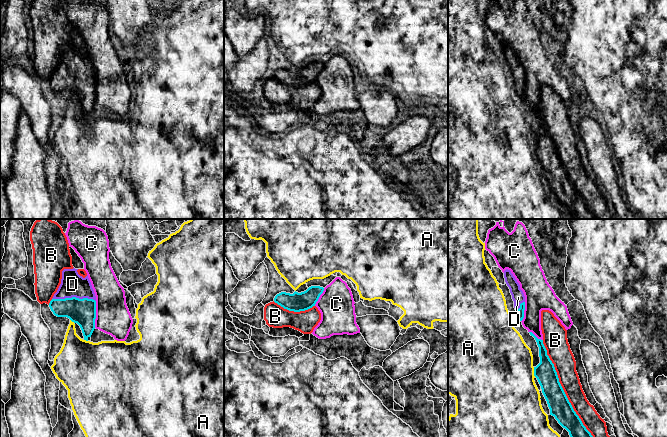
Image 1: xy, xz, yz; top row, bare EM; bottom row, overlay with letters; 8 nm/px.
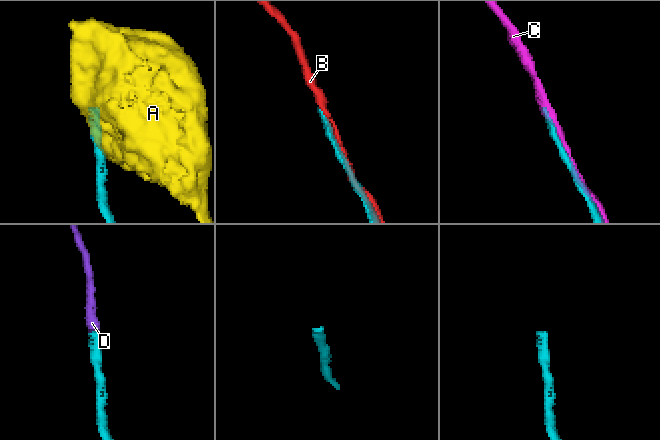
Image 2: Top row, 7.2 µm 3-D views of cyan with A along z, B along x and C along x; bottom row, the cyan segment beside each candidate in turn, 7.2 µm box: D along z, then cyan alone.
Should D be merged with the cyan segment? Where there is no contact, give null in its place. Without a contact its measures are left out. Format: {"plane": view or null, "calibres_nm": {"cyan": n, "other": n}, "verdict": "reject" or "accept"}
{"plane": "xy", "calibres_nm": {"cyan": 200, "other": 190}, "verdict": "accept"}

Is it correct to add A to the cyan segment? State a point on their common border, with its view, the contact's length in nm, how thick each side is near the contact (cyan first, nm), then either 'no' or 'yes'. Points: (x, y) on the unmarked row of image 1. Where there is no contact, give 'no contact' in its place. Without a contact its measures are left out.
yz (534, 148) | 80 nm | 170/500 nm | no

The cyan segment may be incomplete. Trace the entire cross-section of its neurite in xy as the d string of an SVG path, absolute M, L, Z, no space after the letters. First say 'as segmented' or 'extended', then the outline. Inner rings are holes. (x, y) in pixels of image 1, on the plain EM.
extended; M64 45L61 60L49 79L53 90L77 99L88 117L95 105L96 72L88 51L83 54L78 45Z

